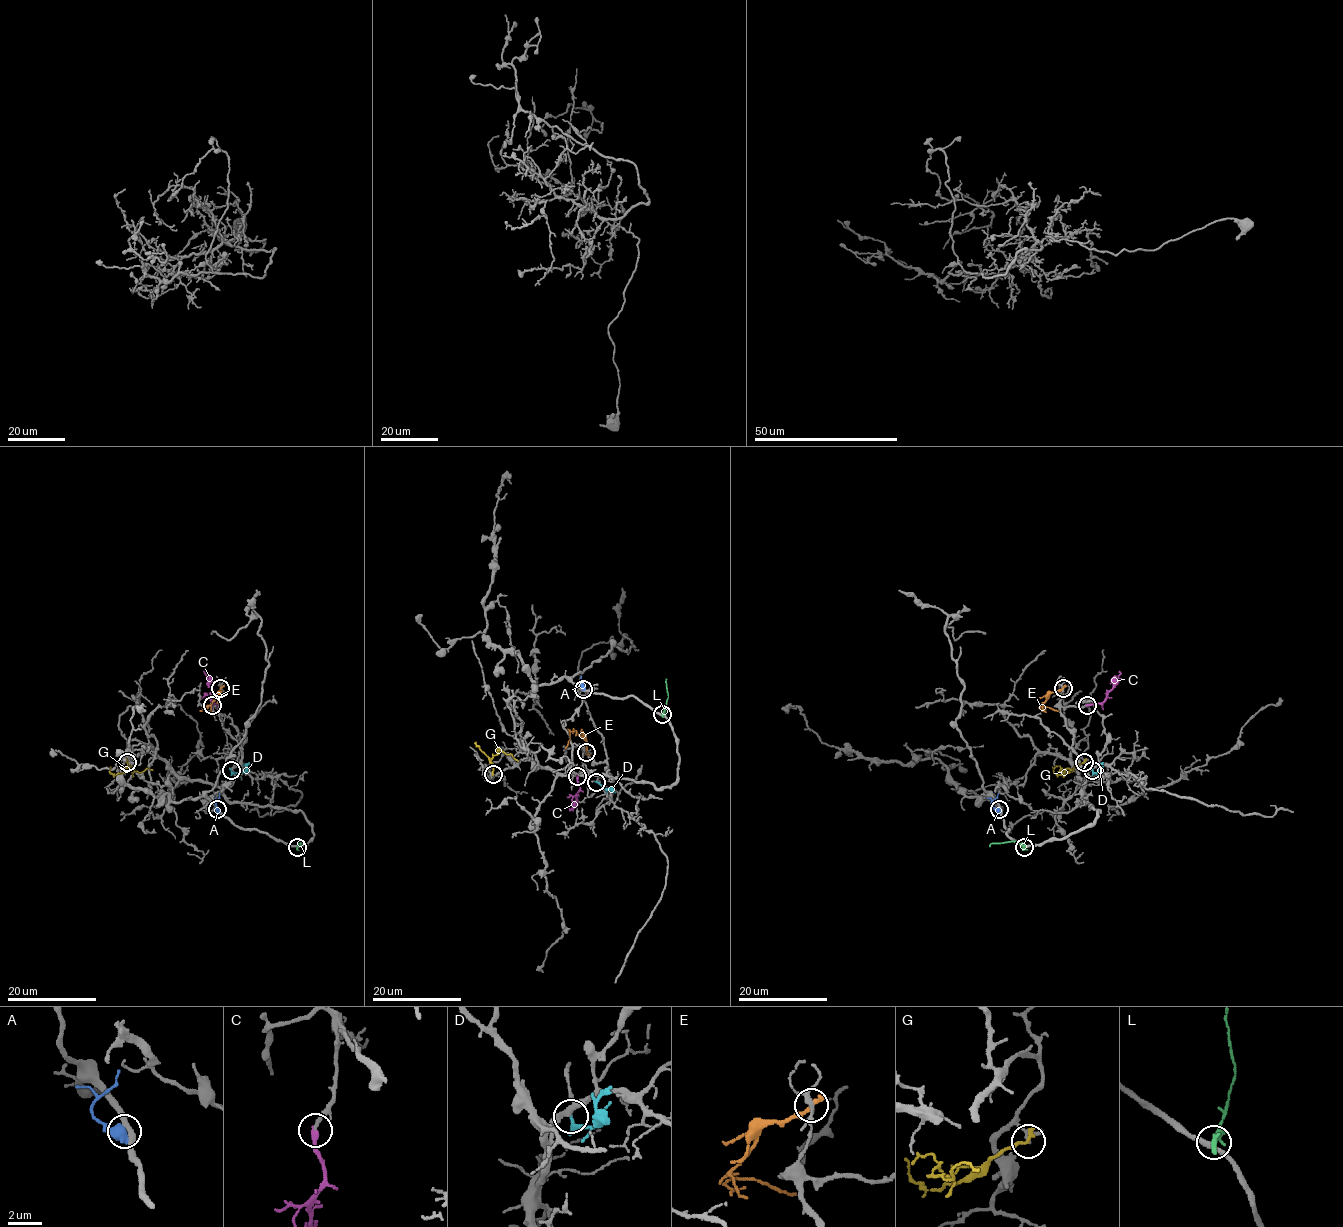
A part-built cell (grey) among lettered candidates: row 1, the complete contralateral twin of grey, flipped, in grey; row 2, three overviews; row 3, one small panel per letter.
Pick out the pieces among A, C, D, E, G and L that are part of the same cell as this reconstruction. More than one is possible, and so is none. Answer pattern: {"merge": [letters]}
{"merge": ["C"]}

